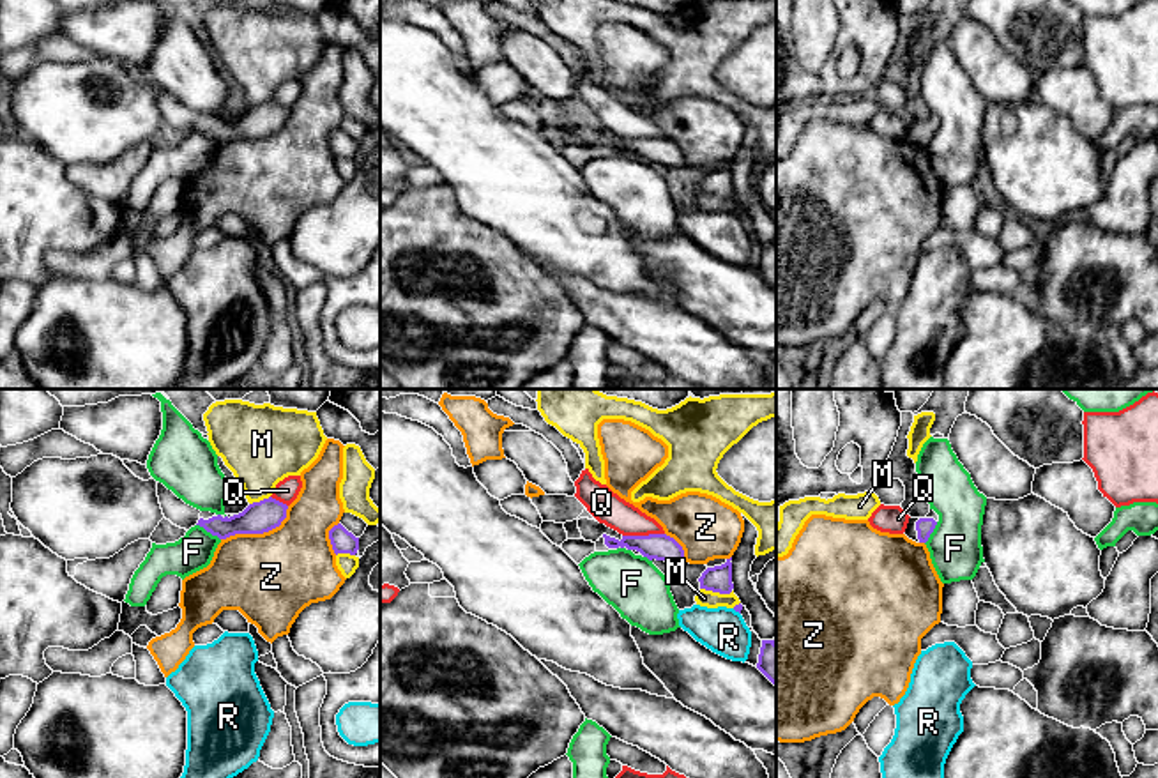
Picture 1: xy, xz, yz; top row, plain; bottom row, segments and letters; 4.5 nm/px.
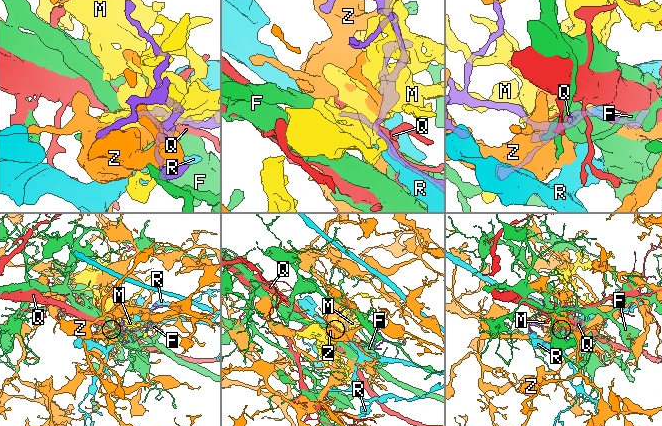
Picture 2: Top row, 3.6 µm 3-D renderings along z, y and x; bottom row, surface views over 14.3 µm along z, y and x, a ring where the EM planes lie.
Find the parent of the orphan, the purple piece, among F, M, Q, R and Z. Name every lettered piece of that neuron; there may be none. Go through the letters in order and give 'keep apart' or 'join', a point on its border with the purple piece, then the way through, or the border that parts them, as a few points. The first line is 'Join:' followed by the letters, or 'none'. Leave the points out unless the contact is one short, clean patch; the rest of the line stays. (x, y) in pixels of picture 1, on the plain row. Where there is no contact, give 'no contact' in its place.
Join: none
F: keep apart; contact xy (209, 135); border xy (197, 128), (220, 144)
M: keep apart; contact xz (716, 195)
Q: keep apart; contact xz (642, 140)
R: keep apart; contact xz (736, 214); border xz (732, 213), (739, 218)
Z: keep apart; contact xy (259, 137)

